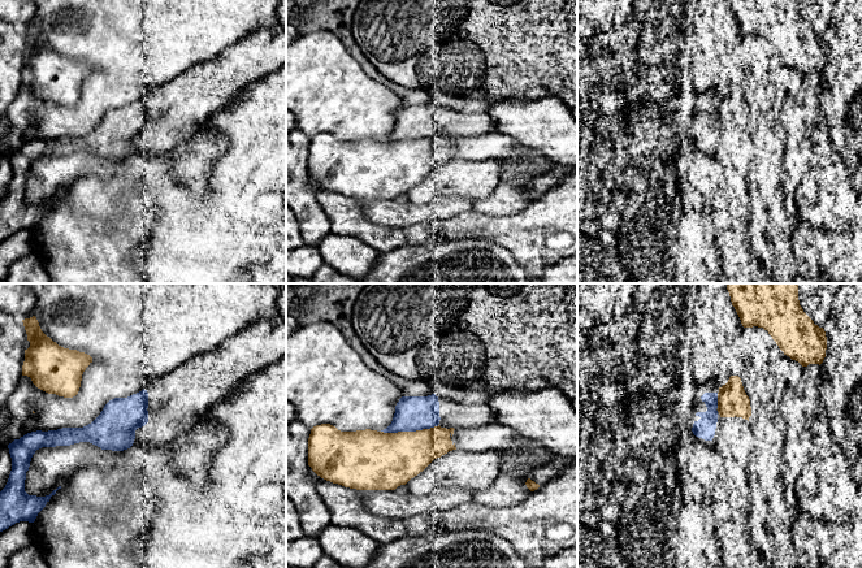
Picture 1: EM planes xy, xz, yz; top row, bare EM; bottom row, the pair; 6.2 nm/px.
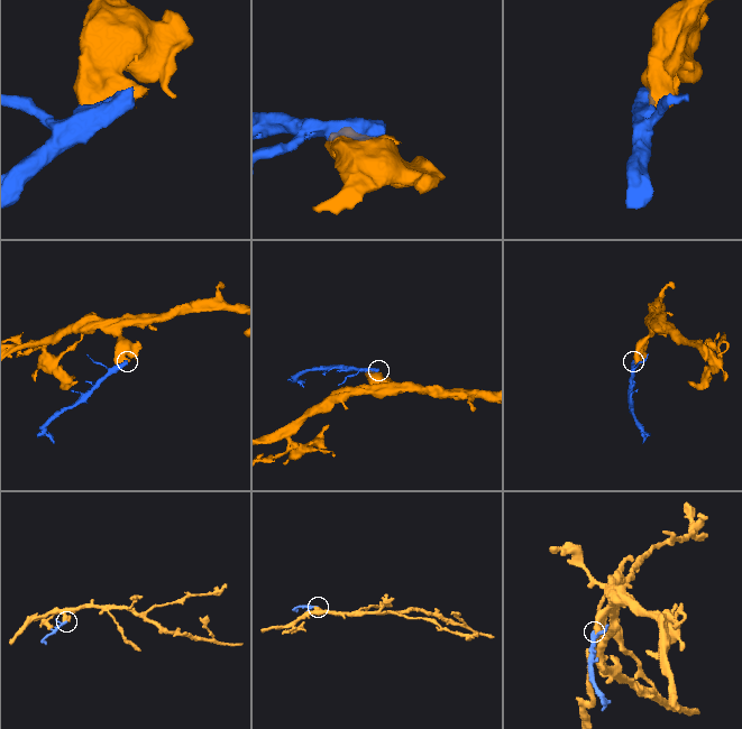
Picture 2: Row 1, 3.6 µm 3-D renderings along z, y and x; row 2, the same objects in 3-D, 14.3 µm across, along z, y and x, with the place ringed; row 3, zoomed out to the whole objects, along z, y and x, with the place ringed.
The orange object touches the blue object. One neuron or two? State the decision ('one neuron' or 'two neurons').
two neurons

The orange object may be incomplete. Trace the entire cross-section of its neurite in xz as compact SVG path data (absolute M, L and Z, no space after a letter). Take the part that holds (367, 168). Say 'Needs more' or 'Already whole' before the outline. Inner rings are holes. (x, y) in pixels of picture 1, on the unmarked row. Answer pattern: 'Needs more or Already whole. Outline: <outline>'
Already whole. Outline: M321 133L311 138L311 143L308 147L308 174L321 187L330 190L333 192L342 194L345 196L356 198L356 199L395 199L398 195L406 194L411 187L413 187L420 181L423 181L434 168L441 166L449 160L456 159L455 152L451 149L454 139L455 139L454 136L446 138L438 134L430 138L423 138L416 140L398 140L398 142L384 142L384 140L377 140L371 138L356 139L356 140L341 140L330 133Z

